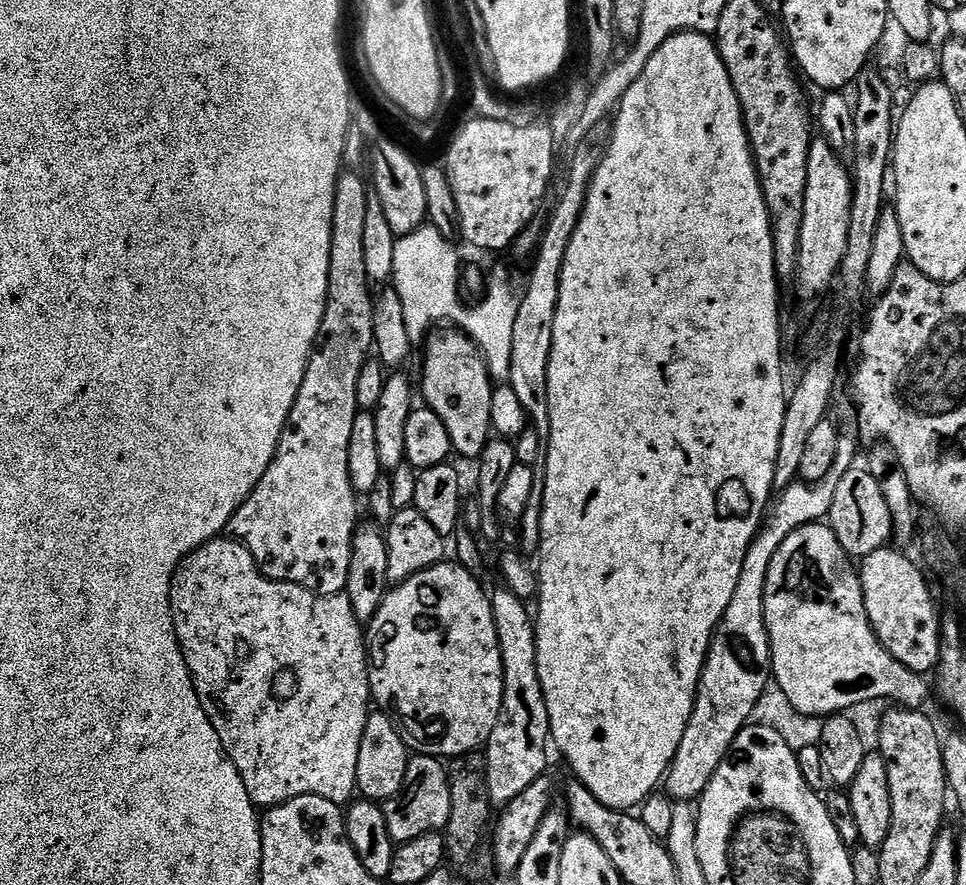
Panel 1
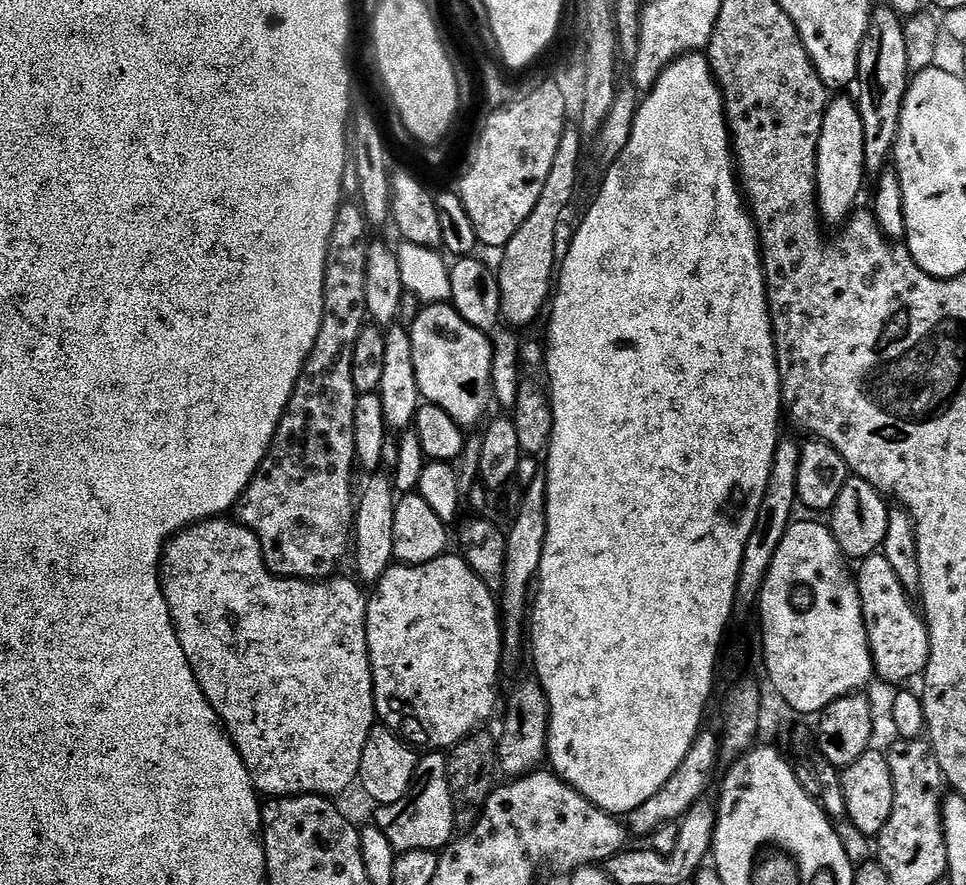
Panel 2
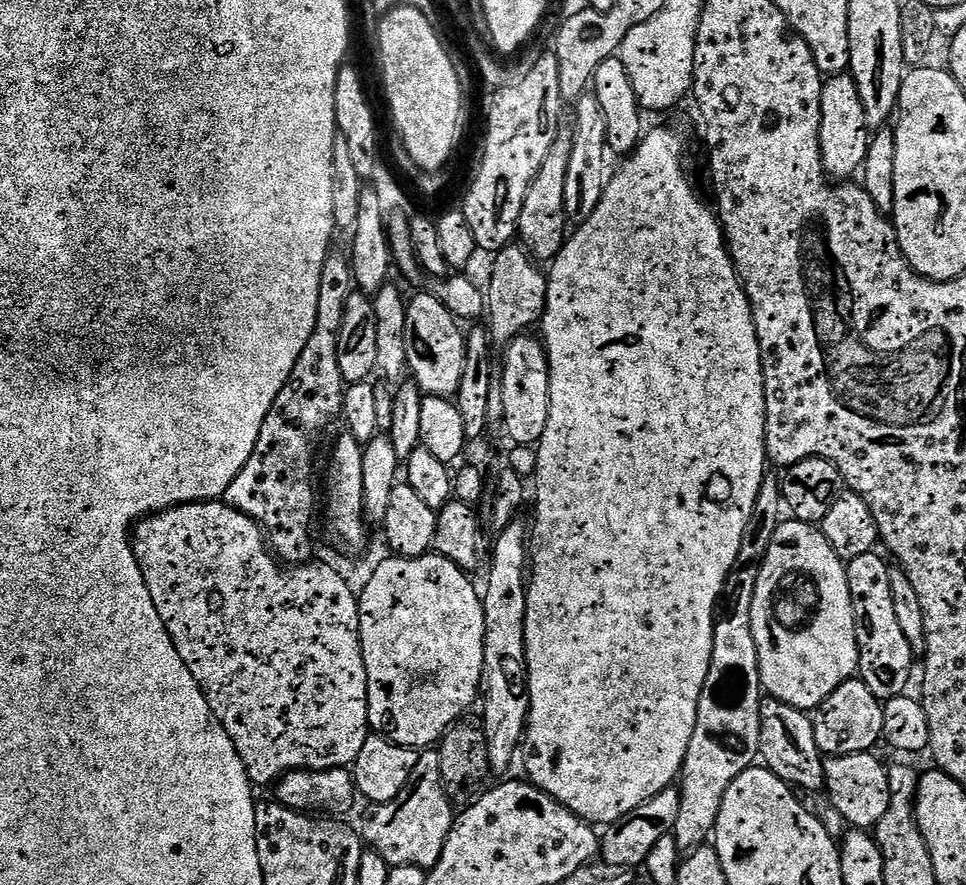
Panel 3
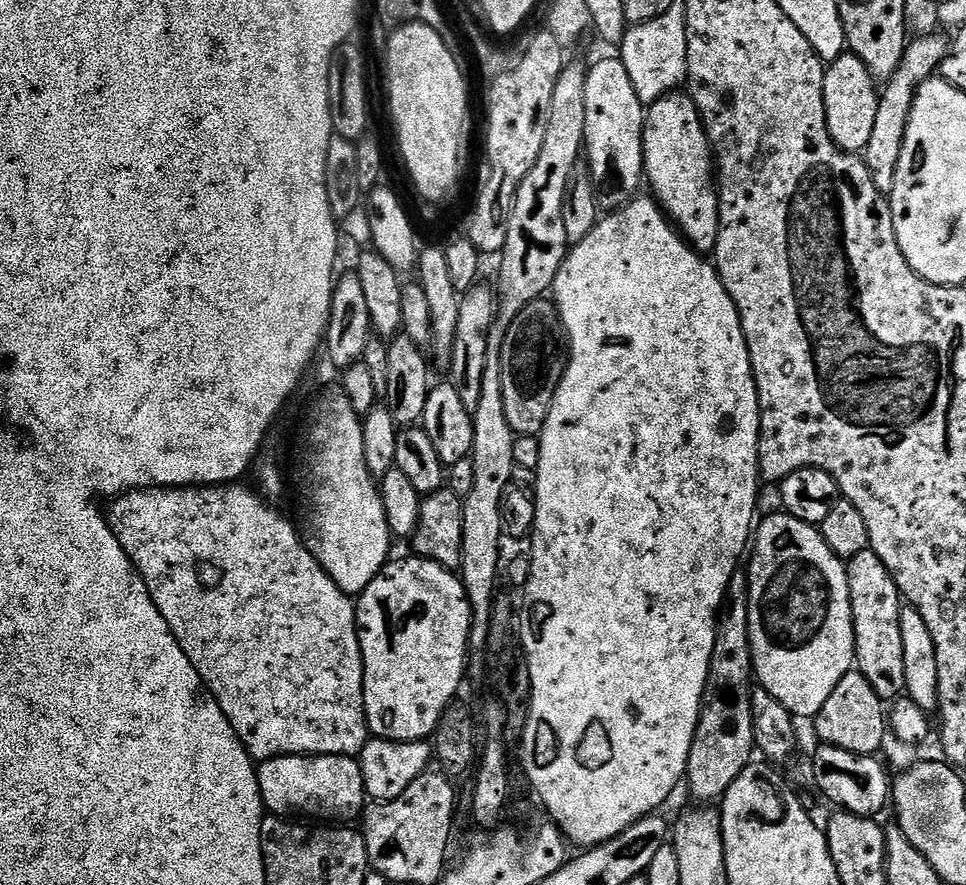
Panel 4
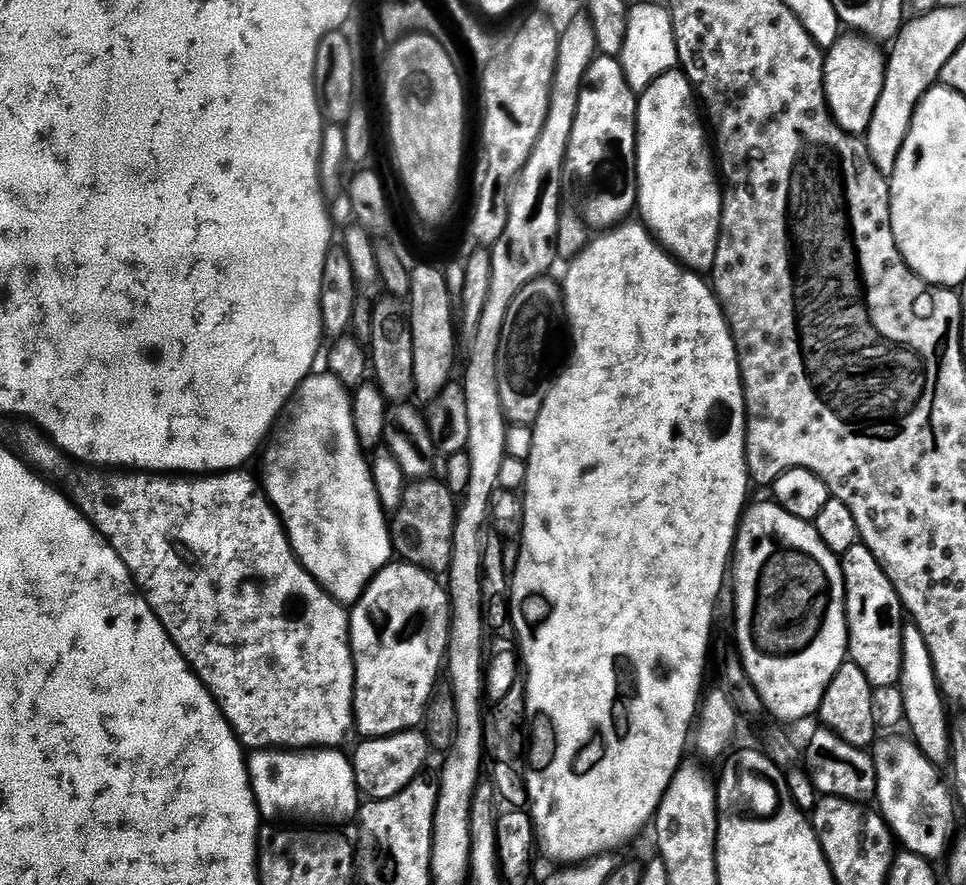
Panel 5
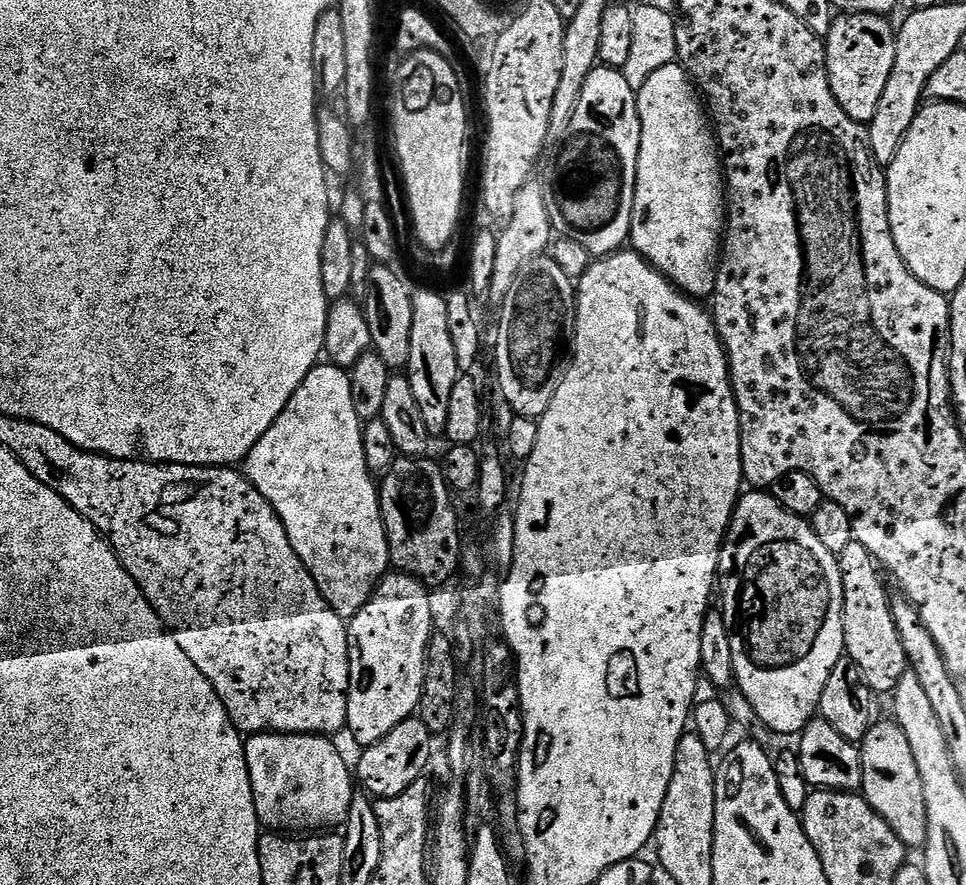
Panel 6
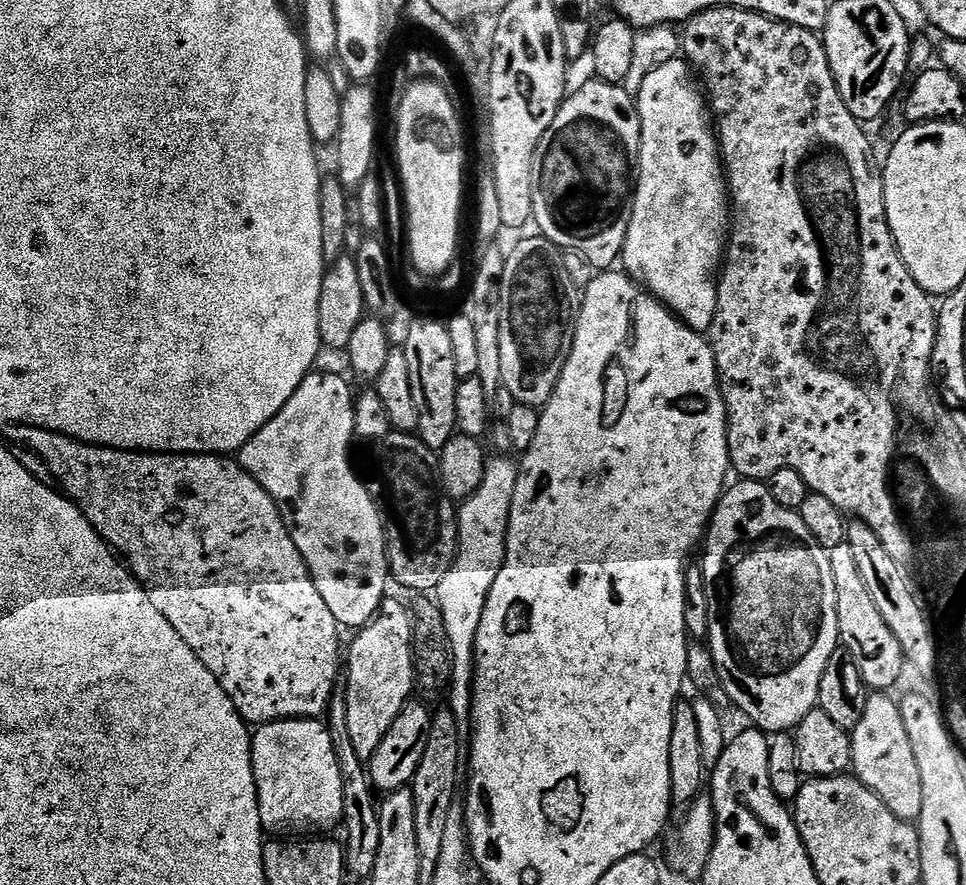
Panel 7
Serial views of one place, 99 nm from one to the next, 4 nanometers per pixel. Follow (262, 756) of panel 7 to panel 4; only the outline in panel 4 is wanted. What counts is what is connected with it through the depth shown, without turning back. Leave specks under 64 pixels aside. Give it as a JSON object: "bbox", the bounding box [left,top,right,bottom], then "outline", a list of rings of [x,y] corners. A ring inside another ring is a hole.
{"bbox":[256,756,366,822],"outline":[[[279,756],[263,761],[256,777],[260,798],[273,816],[307,818],[312,822],[352,822],[366,807],[360,765],[350,756]]]}

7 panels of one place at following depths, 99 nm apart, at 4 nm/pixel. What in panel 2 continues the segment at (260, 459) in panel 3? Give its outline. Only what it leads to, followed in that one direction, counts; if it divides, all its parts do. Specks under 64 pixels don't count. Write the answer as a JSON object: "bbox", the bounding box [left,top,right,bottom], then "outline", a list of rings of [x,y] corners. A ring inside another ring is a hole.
{"bbox":[234,203,370,582],"outline":[[[341,203],[332,223],[332,233],[326,254],[324,271],[324,313],[314,350],[304,364],[302,374],[292,391],[290,402],[272,439],[270,450],[260,463],[256,477],[240,495],[234,516],[245,528],[254,533],[260,543],[264,564],[274,576],[289,580],[323,582],[333,575],[344,551],[350,548],[350,533],[354,528],[354,488],[352,468],[356,464],[354,446],[354,406],[358,393],[355,390],[351,366],[354,362],[355,344],[366,327],[366,258],[370,243],[370,226],[361,207]]]}

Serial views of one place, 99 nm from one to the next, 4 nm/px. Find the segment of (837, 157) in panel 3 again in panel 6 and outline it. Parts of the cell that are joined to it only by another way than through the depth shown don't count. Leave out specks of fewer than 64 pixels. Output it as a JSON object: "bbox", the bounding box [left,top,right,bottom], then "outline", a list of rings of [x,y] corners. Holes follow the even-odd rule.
{"bbox":[826,14,897,126],"outline":[[[840,14],[833,19],[826,37],[828,81],[834,98],[838,98],[851,120],[865,126],[872,123],[878,102],[882,102],[882,90],[890,82],[890,70],[894,70],[897,29],[888,22],[874,14]]]}

